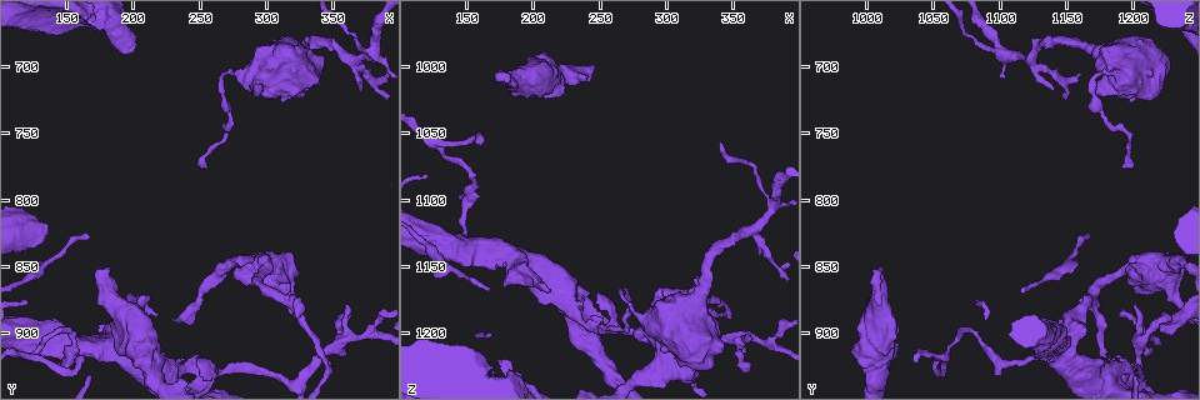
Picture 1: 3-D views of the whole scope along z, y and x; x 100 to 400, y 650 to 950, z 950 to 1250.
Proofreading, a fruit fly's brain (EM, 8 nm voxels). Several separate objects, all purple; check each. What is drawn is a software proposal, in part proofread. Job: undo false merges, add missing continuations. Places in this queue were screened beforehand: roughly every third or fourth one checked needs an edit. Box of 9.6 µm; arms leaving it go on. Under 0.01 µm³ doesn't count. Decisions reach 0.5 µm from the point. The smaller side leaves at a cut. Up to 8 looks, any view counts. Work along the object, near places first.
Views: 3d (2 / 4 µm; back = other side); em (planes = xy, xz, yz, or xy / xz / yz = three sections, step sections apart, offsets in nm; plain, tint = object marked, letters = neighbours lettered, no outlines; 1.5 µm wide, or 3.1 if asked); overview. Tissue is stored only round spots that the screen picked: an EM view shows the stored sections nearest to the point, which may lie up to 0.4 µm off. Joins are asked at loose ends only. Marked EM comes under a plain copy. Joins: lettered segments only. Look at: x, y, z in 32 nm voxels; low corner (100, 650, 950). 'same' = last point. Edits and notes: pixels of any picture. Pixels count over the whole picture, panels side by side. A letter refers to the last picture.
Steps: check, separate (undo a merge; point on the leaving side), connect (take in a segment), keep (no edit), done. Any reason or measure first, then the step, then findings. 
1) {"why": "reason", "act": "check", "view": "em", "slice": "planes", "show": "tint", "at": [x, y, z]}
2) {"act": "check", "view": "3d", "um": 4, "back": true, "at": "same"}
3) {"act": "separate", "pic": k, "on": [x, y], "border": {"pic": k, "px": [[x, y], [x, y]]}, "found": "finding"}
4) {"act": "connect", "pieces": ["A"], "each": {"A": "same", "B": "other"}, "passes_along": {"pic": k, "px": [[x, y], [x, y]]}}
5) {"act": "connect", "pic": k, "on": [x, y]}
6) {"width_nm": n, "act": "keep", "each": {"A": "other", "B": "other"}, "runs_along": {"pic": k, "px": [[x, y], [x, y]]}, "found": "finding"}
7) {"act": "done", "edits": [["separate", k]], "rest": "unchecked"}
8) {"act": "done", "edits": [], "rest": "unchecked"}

{"why": "branch stops here", "act": "check", "view": "em", "slice": "xy", "step": 8, "show": "letters", "at": [174, 896, 1220]}

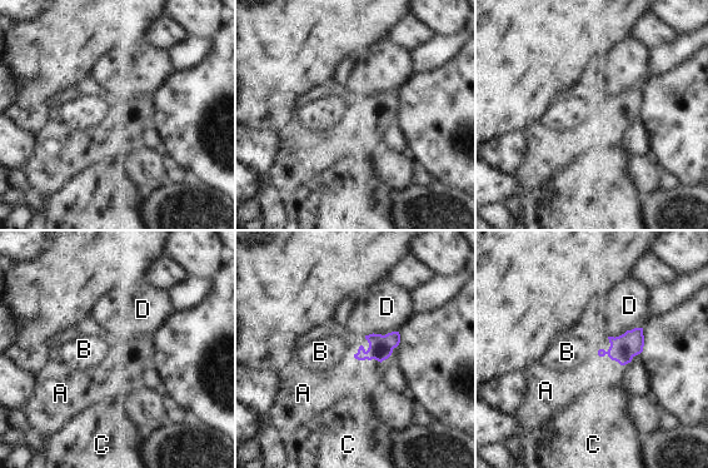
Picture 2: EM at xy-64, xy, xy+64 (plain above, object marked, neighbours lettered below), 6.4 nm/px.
{"act": "check", "view": "em", "slice": "planes", "show": "letters", "at": "same"}

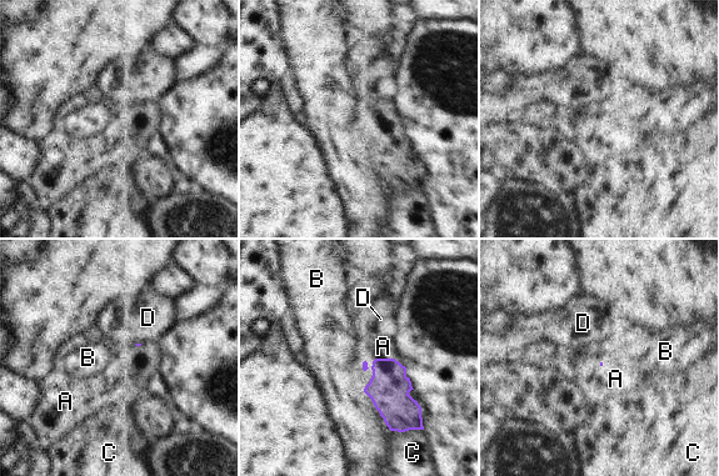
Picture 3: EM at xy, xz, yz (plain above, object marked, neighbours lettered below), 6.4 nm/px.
{"longest_contact_nm": ["B", 320], "act": "connect", "pieces": ["A"], "each": {"A": "same", "B": "other", "C": "other", "D": "other"}, "passes_along": {"pic": 3, "px": [[389, 387], [374, 360], [383, 346]]}, "found": "the cell continues"}

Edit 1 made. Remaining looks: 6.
{"why": "sharp bend", "act": "check", "view": "3d", "um": 4, "at": [270, 754, 1196]}

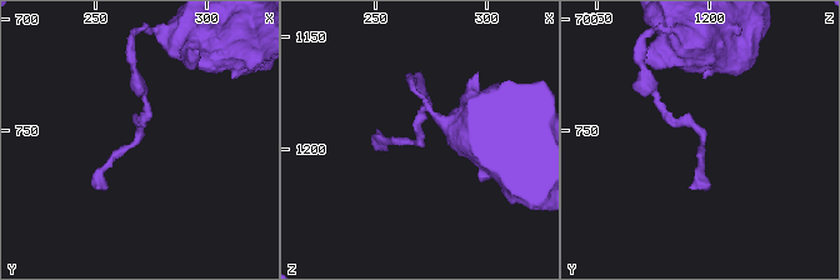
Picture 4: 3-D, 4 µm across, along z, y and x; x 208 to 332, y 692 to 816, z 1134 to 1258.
{"why": "shape alone is not enough", "act": "check", "view": "em", "slice": "yz", "step": 4, "show": "letters", "at": [268, 754, 1197]}

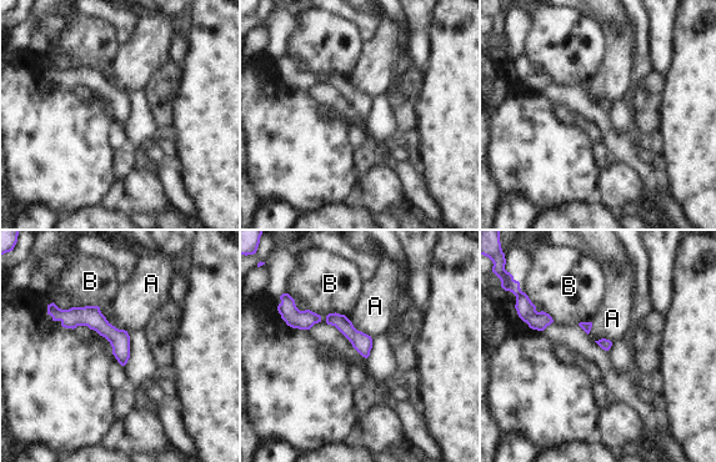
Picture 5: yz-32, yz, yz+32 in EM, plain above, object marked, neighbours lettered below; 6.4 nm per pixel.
{"act": "check", "view": "em", "slice": "planes", "show": "letters", "at": "same"}

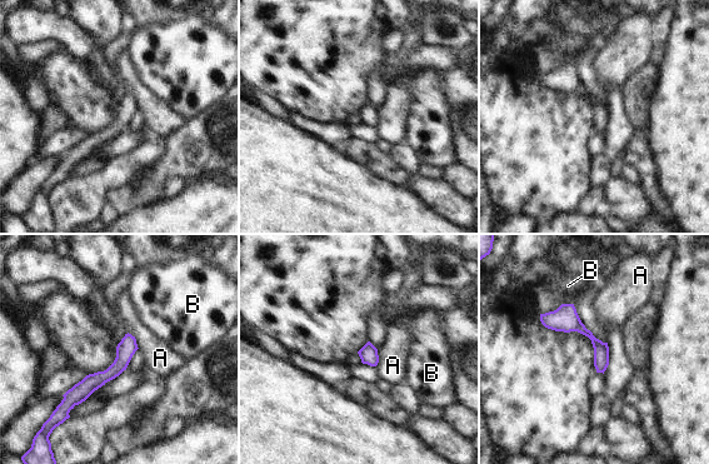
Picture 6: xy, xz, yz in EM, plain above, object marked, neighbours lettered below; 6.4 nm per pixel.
{"act": "keep", "each": {"A": "other", "B": "other"}, "border": {"pic": 6, "px": [[128, 332], [135, 339], [139, 348]]}, "found": "continuous, no second cell"}

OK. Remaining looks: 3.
{"why": "arms part here", "act": "check", "view": "em", "slice": "yz", "step": 8, "show": "tint", "at": [130, 916, 1060]}

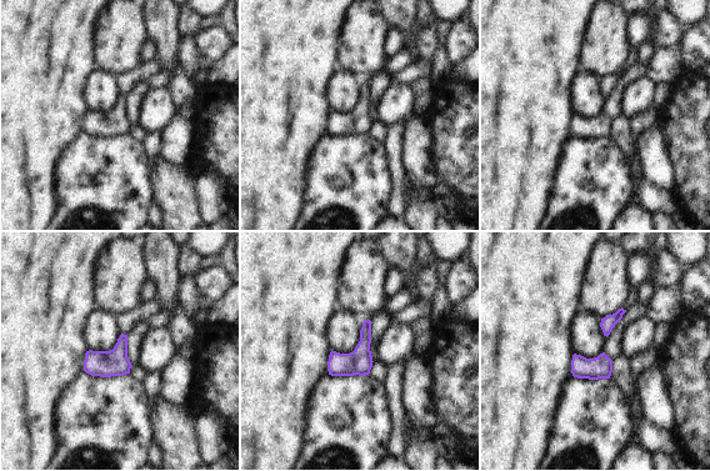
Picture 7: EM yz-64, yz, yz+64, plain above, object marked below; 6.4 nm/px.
{"act": "check", "view": "em", "slice": "planes", "show": "letters", "at": "same"}

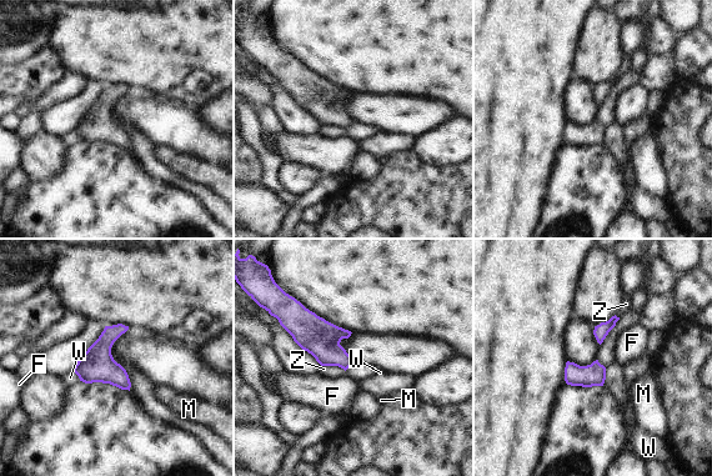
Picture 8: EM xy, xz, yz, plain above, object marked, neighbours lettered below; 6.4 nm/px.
{"act": "keep", "each": {"F": "other", "M": "other", "W": "other", "Z": "other"}, "border": {"pic": 8, "px": [[321, 365], [337, 365], [345, 371]]}, "found": "one cell here"}

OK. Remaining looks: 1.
{"act": "done", "edits": [["connect", 3]], "rest": "unchecked"}

